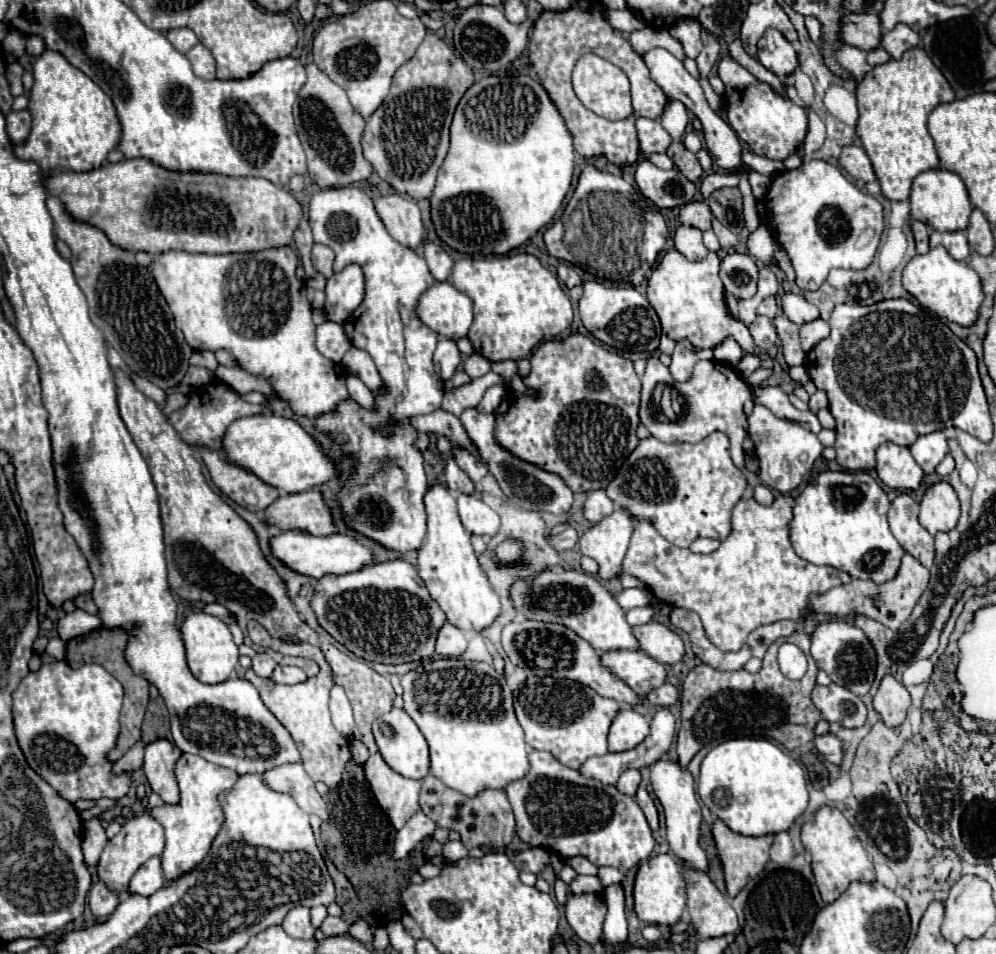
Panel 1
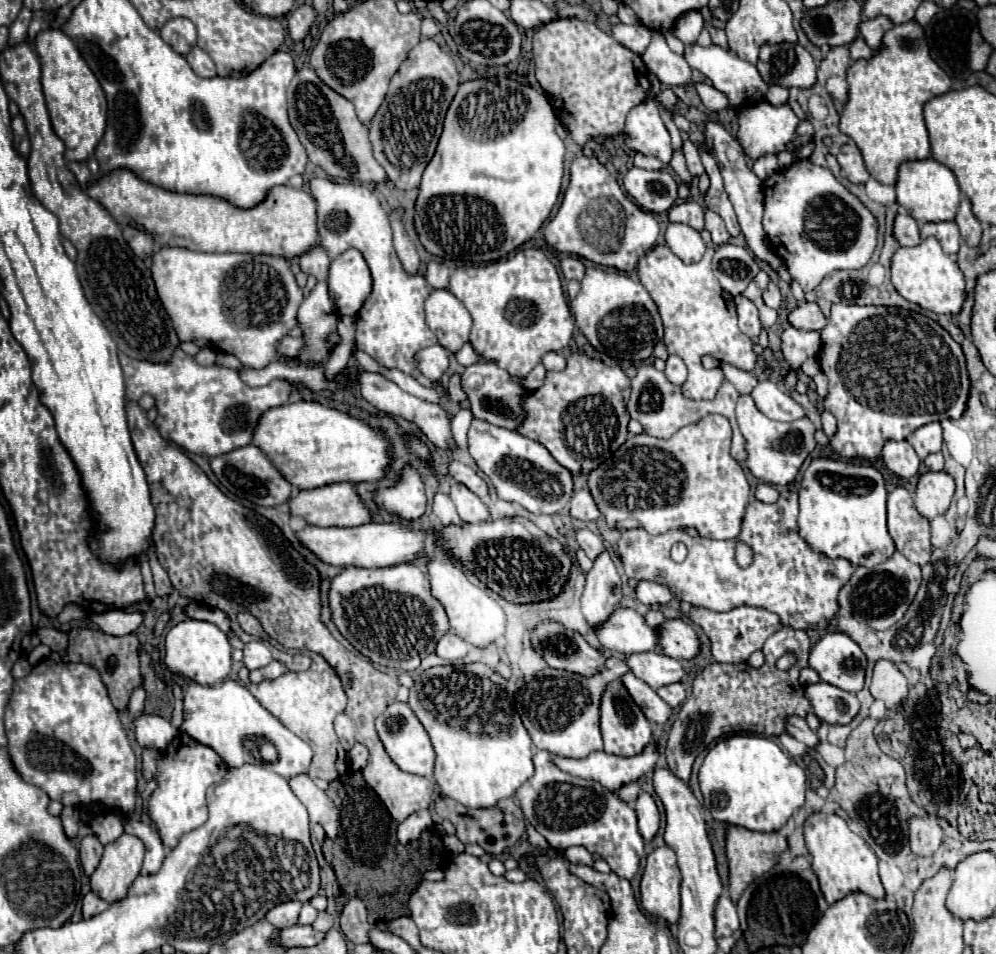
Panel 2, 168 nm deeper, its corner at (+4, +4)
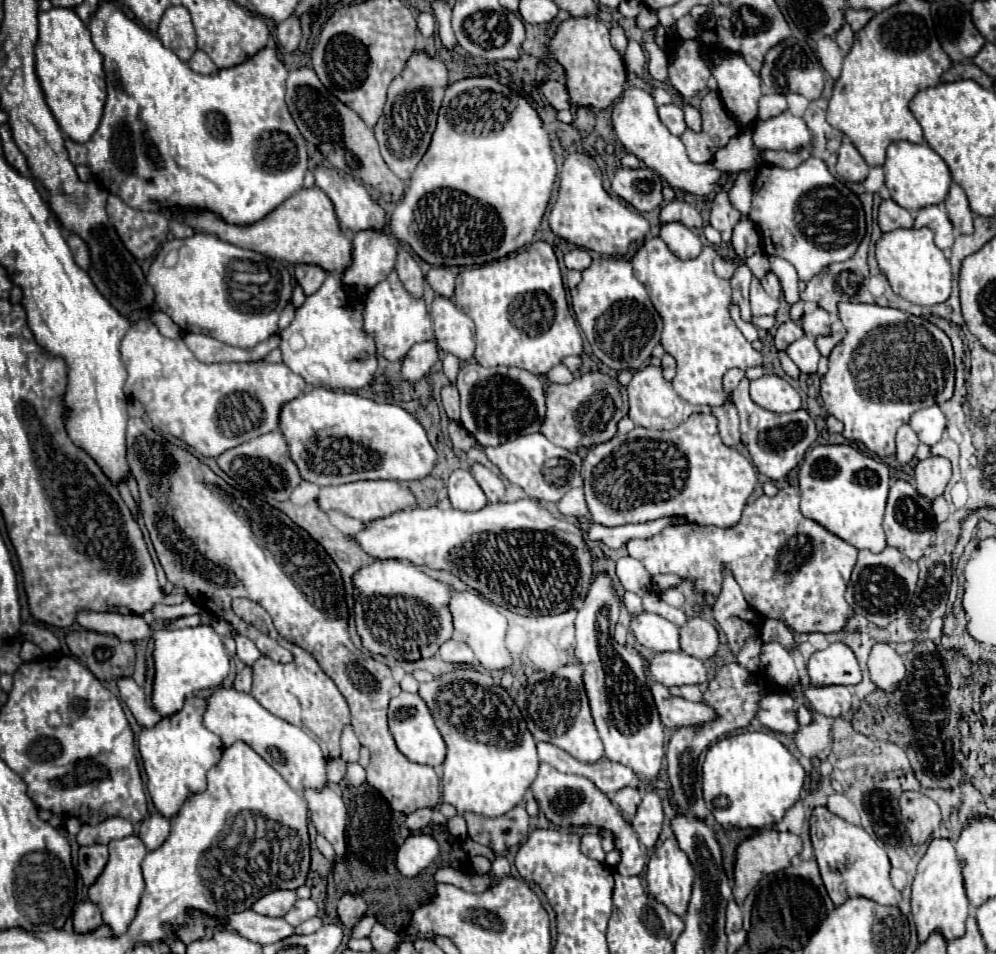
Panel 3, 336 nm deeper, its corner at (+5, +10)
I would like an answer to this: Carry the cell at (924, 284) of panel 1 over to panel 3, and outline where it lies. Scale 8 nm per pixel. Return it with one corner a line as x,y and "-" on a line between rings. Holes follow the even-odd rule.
930,228
892,230
882,234
882,238
876,242
876,260
892,290
912,304
936,306
950,298
952,268
944,252
934,244
934,232

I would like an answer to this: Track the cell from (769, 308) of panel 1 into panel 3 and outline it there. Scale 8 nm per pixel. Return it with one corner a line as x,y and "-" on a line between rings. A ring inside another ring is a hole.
768,272
768,274
762,278
762,286
764,286
764,290
766,290
768,296
772,296
772,298
780,298
780,294
782,294
782,286
780,286
778,278
776,278
772,272

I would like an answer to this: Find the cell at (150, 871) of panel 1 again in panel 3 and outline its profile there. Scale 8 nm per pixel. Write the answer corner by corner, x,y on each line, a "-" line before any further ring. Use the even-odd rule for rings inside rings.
158,812
152,814
152,816
148,816
146,820
142,820
140,830
138,830
138,836
144,842
144,846
146,846
148,852
160,848
166,842
168,834
170,834
170,820
164,818

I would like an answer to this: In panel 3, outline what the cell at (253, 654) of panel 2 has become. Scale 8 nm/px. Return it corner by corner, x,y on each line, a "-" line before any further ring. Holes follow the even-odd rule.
236,636
234,640
236,640
236,654
238,654
238,658
240,658
244,664
252,666
252,664
262,656
262,652
256,648
256,644
254,644
250,638
246,638
246,636

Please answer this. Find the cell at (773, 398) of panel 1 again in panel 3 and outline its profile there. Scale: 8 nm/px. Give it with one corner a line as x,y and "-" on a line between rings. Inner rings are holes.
762,376
750,382
750,396
754,402
770,412
794,412
802,406
800,394
780,376

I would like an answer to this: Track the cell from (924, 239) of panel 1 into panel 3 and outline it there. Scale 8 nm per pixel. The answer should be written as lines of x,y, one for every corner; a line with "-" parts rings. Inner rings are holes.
884,200
878,210
878,224
882,232
892,232
896,228
914,228
914,216
894,200

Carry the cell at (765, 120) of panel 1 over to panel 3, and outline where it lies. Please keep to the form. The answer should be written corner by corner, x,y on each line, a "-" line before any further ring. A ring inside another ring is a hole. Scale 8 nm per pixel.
786,110
764,122
758,120
752,140
764,150
798,150
810,142
810,130
802,118

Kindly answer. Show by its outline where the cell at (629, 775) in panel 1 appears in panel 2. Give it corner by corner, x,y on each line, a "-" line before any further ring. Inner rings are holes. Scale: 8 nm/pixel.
631,782
631,784
625,784
625,786
623,786
623,788
617,792
617,796
619,796
623,802
627,802
627,804
633,804
633,802
637,800
639,792
641,792
639,784
637,784
637,782

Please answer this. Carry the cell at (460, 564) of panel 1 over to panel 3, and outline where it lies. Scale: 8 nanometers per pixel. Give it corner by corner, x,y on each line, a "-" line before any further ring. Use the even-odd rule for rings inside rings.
452,590
450,596
450,612
454,618
454,630
456,634
474,650
476,660
486,670
502,670
512,664
510,652
504,646
504,634
506,634
506,618
500,612
500,606
484,598
476,590

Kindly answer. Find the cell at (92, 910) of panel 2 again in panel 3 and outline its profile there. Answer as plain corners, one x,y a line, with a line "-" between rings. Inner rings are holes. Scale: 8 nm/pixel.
90,900
80,902
74,910
74,930
76,932
90,932
102,924
102,914
98,906

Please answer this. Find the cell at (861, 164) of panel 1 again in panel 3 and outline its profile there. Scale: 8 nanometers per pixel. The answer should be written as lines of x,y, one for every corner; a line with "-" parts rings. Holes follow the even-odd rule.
844,142
838,150
838,174
848,182
862,182
868,176
868,164
860,156
860,152
854,148
854,144

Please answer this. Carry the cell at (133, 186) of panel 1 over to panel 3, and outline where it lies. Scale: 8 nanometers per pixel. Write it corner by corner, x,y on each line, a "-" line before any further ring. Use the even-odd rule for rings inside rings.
302,188
288,196
278,208
274,208
268,216
254,224
230,224
222,220
212,210
192,210
192,208
170,208
170,214
178,220
188,224
196,232
212,234
228,244
248,248
260,252
274,260
284,260
290,264
318,264
324,270
338,270
342,272
350,264
352,252
352,238
348,238
336,220
334,206
330,198
320,188

